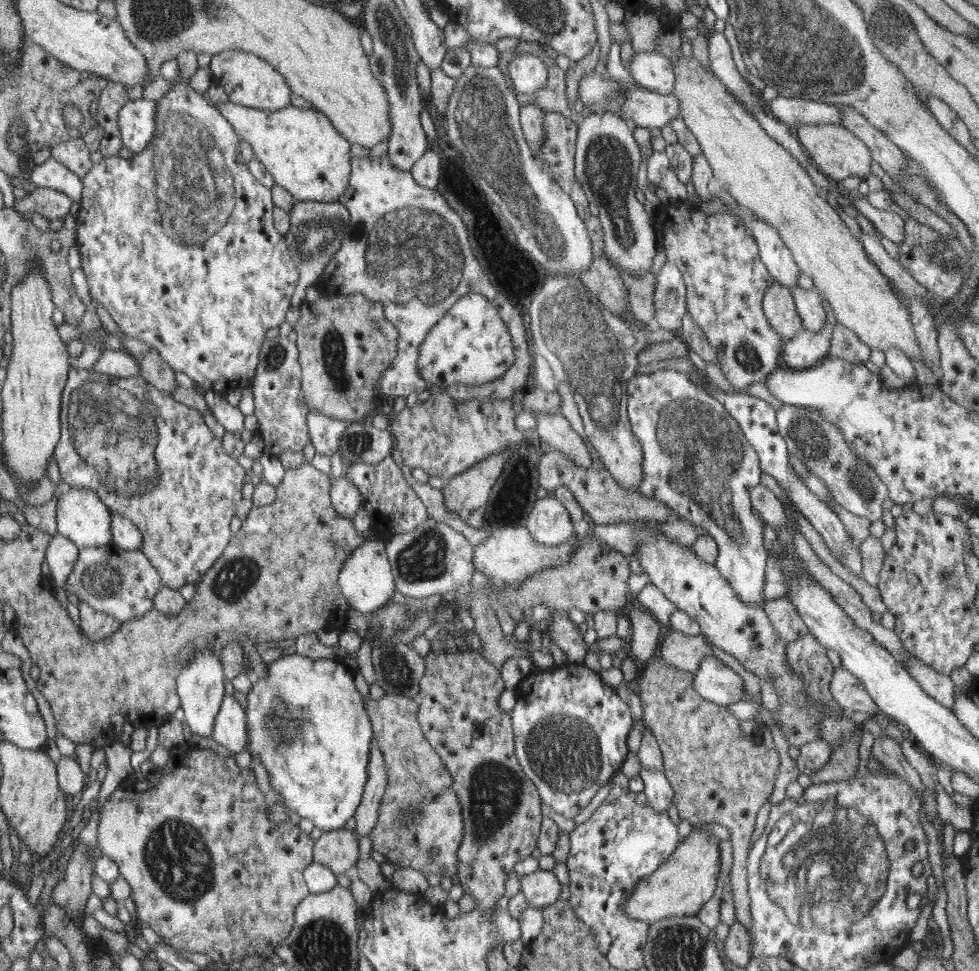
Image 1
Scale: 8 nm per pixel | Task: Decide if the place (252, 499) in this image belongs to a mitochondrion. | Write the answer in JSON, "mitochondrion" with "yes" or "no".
{"mitochondrion":"no"}

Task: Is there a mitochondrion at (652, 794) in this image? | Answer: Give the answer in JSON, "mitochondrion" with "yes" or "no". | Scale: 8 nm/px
{"mitochondrion":"no"}

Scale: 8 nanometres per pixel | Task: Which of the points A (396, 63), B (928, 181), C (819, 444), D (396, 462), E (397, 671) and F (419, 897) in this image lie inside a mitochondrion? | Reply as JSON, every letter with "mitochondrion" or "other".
{"A":"mitochondrion","B":"other","C":"mitochondrion","D":"other","E":"mitochondrion","F":"other"}

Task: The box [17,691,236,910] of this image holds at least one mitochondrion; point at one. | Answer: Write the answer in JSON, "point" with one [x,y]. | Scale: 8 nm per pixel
{"point":[176,854]}

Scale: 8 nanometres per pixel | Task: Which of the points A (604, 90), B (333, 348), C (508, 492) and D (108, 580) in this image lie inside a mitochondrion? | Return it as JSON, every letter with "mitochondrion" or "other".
{"A":"mitochondrion","B":"mitochondrion","C":"mitochondrion","D":"mitochondrion"}

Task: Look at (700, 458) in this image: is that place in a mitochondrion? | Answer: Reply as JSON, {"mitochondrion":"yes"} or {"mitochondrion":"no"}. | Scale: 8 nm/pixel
{"mitochondrion":"yes"}

